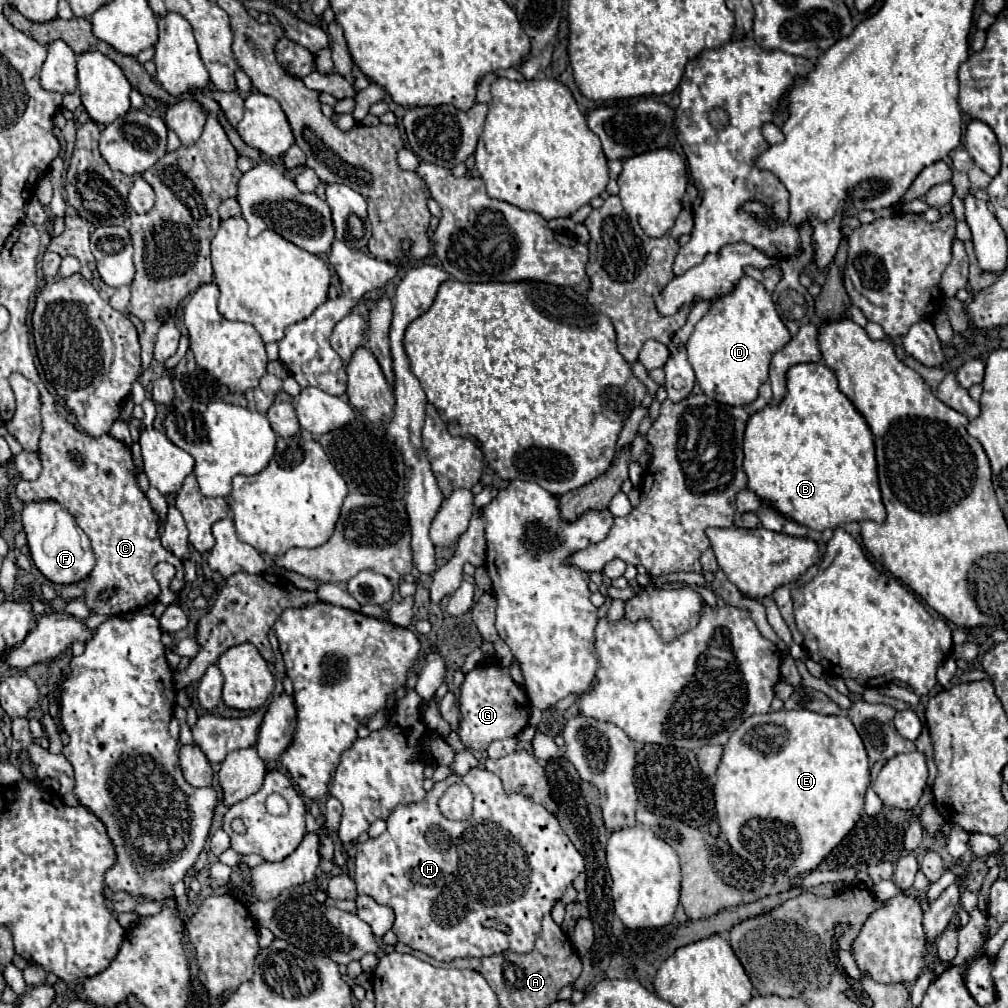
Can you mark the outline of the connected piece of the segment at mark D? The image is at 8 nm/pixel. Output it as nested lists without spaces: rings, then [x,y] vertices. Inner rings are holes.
[[[743,276],[735,288],[719,296],[697,322],[687,342],[687,354],[697,382],[709,398],[729,406],[747,406],[757,398],[759,386],[769,380],[769,362],[773,354],[789,340],[791,334],[781,322],[771,294],[761,282]]]

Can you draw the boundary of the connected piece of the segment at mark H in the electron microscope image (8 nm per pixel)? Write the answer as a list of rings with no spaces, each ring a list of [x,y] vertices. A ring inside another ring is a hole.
[[[473,768],[465,776],[451,774],[449,778],[435,782],[423,802],[397,806],[387,818],[387,830],[381,836],[369,838],[363,844],[357,842],[355,846],[357,892],[393,908],[393,932],[399,942],[443,962],[463,956],[485,958],[501,952],[531,952],[541,932],[543,916],[551,912],[553,904],[561,900],[577,874],[585,870],[583,856],[573,848],[557,818],[541,804],[529,800],[529,796],[521,796],[519,792],[507,794],[501,780],[485,768]],[[457,782],[467,784],[475,796],[473,816],[467,822],[443,818],[437,806],[441,794]],[[489,918],[501,920],[509,932],[487,928],[485,922]]]

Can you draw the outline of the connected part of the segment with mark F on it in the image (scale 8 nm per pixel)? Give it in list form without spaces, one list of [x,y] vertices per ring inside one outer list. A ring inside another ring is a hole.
[[[29,502],[23,508],[23,530],[37,570],[53,584],[75,584],[85,580],[95,568],[95,556],[89,538],[79,530],[75,518],[57,502]]]

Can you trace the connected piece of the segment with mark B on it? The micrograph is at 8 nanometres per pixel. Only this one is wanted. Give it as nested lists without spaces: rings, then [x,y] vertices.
[[[823,362],[797,364],[787,372],[787,388],[789,392],[779,406],[767,406],[765,410],[751,414],[747,422],[743,470],[749,478],[749,490],[753,490],[761,500],[767,500],[783,516],[815,532],[849,522],[883,522],[887,514],[877,480],[873,434],[863,414],[839,390],[835,372]]]

